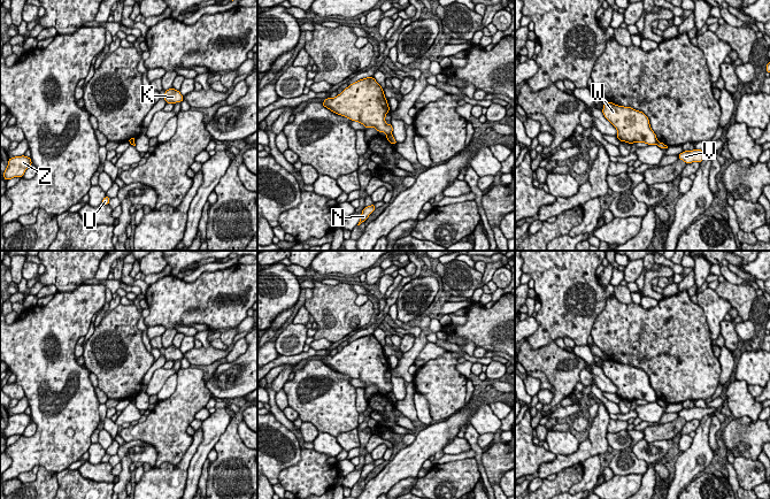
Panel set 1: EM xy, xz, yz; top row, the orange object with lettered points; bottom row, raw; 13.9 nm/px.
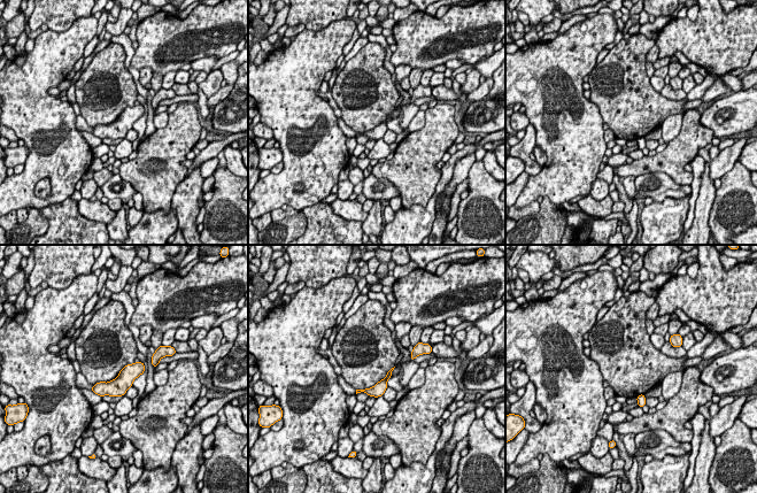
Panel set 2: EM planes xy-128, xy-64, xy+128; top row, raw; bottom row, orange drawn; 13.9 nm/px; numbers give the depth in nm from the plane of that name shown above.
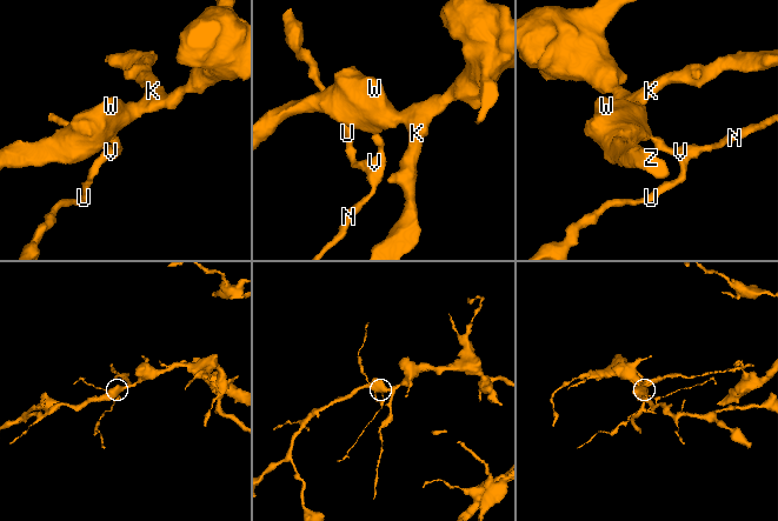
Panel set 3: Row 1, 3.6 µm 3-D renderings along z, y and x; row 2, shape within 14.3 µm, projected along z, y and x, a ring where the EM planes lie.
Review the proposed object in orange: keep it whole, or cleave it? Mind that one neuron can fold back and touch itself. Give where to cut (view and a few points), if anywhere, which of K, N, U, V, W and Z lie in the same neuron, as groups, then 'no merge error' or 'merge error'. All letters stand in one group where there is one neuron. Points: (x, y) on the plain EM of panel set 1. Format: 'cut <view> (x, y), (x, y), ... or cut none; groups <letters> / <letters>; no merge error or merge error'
cut xy (133, 398), (130, 401); groups K W Z / N U V; merge error

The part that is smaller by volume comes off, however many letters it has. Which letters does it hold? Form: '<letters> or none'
N, U, V

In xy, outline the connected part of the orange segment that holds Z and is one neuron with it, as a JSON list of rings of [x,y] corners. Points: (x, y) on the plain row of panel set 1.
[[[25,413],[10,415],[3,436],[9,438],[14,435],[23,435],[25,428],[32,422],[31,415]]]

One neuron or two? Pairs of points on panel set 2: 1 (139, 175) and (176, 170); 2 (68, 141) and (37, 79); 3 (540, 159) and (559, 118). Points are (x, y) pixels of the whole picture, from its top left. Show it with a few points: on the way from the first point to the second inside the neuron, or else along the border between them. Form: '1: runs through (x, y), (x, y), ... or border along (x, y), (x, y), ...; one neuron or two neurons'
1: runs through (148, 175), (154, 176), (160, 171), (167, 171); one neuron
2: runs through (54, 126), (37, 109), (37, 95); one neuron
3: border along (537, 145), (546, 156), (546, 162), (542, 166); two neurons

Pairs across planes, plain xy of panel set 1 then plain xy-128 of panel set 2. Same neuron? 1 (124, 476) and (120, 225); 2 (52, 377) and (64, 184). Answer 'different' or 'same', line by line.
1: same
2: same

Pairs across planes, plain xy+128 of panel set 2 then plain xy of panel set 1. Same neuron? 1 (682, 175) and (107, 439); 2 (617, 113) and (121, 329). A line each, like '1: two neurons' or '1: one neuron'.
1: two neurons
2: one neuron

